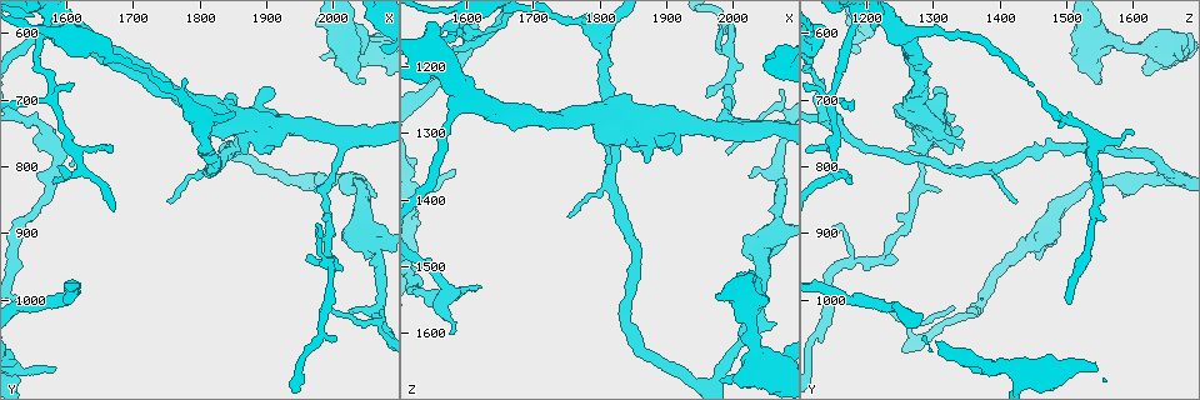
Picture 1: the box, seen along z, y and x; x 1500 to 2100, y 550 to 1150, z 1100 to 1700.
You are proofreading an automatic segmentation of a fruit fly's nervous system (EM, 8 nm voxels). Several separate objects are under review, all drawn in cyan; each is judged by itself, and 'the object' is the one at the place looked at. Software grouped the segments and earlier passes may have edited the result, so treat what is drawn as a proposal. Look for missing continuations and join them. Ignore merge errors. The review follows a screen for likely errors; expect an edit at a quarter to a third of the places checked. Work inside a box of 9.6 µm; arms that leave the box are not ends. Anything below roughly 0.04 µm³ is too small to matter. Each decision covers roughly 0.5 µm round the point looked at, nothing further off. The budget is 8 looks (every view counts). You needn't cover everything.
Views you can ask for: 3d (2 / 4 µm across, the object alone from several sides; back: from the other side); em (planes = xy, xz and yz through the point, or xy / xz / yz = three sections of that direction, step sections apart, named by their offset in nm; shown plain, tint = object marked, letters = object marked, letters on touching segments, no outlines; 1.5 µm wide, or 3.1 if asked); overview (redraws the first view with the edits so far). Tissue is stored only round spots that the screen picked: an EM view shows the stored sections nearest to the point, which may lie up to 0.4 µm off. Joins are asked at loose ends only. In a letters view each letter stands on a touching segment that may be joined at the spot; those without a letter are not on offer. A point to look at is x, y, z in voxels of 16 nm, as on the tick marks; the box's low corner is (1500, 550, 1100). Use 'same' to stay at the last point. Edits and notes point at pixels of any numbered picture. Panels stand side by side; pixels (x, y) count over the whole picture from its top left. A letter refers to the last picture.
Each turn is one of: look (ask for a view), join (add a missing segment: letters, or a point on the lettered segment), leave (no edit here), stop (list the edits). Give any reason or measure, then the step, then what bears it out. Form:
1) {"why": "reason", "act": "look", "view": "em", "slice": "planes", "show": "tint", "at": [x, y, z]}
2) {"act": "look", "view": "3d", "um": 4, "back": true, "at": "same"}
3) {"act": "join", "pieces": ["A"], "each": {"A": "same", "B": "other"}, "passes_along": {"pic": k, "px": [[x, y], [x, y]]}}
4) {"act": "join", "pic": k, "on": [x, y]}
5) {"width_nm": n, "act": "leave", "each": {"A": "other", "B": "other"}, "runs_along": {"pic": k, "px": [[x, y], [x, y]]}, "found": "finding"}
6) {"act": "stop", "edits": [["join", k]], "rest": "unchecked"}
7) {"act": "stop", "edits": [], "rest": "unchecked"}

{"why": "branch stops here", "act": "look", "view": "em", "slice": "planes", "show": "letters", "at": [2060, 850, 1585]}

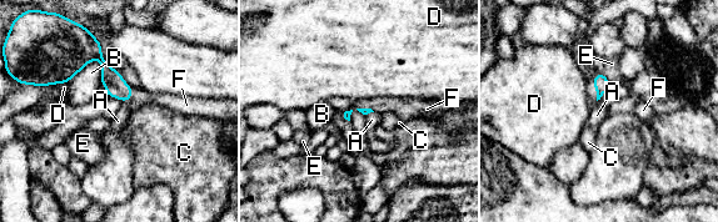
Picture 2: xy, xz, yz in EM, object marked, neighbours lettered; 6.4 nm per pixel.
{"act": "join", "pieces": ["F"], "each": {"A": "other", "B": "other", "C": "other", "D": "other", "E": "other", "F": "same"}, "passes_along": {"pic": 2, "px": [[601, 82], [596, 89], [591, 90]]}, "found": "the neuron continues"}

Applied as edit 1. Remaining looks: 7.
{"why": "see it whole again", "act": "look", "view": "overview"}

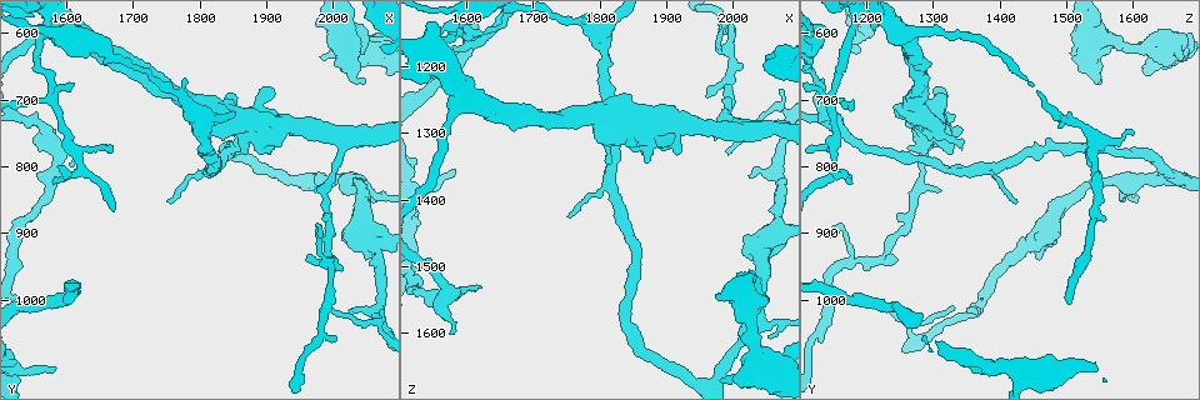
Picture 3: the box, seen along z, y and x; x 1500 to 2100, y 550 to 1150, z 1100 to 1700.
{"why": "branch stops here", "act": "look", "view": "3d", "um": 2, "at": [2070, 1020, 1235]}

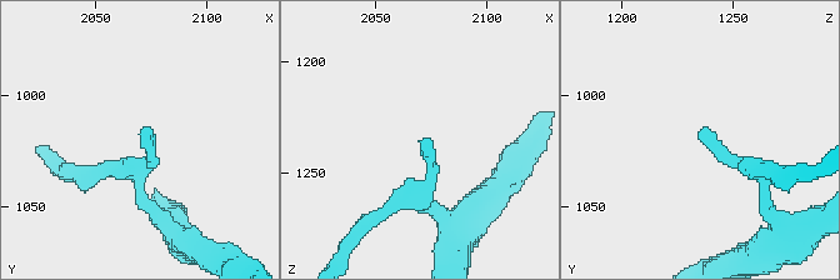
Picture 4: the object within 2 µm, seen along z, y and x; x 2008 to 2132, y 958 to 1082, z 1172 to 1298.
{"why": "need the tissue", "act": "look", "view": "em", "slice": "yz", "step": 4, "show": "letters", "at": [2071, 1016, 1237]}

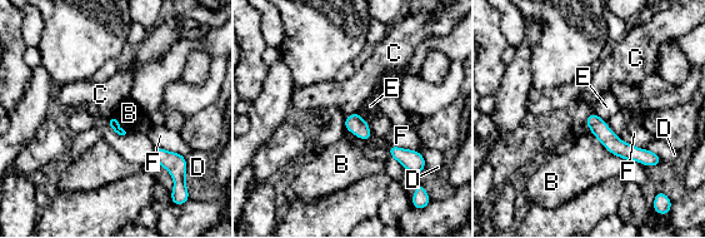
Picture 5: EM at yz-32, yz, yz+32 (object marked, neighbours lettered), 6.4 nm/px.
{"why": "cut it another way", "act": "look", "view": "em", "slice": "planes", "show": "letters", "at": "same"}

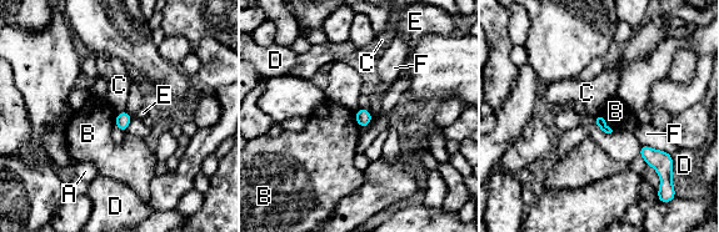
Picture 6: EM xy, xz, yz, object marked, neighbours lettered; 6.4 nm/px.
{"act": "join", "pieces": ["C"], "each": {"A": "other", "B": "other", "C": "same", "D": "other", "E": "other", "F": "other"}, "found": "it goes on there"}

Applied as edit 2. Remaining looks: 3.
{"why": "see it whole again", "act": "look", "view": "overview"}

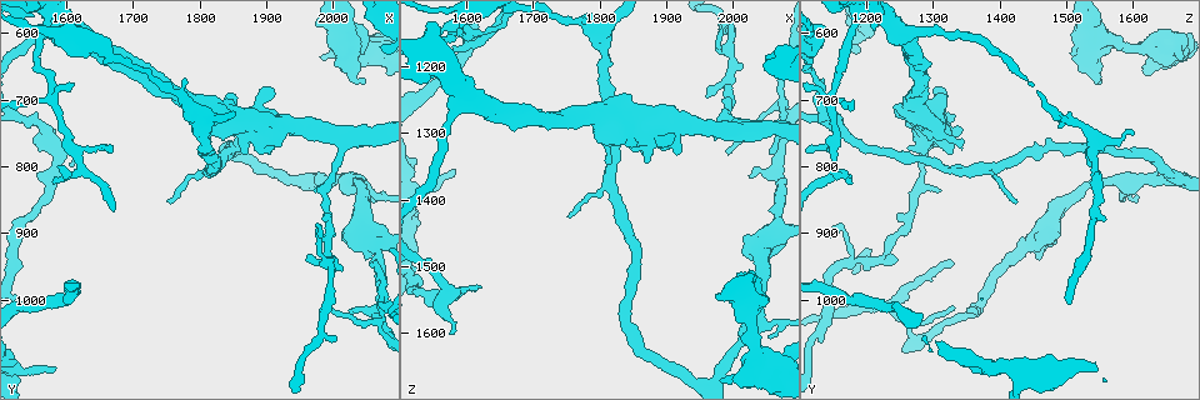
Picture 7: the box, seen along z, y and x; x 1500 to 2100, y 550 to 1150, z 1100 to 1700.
{"why": "branch stops here", "act": "look", "view": "em", "slice": "yz", "step": 8, "show": "tint", "at": [1585, 1100, 1360]}

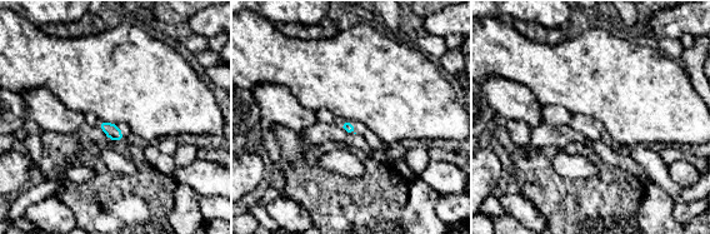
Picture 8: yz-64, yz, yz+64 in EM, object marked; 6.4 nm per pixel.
{"act": "look", "view": "em", "slice": "planes", "show": "letters", "at": "same"}

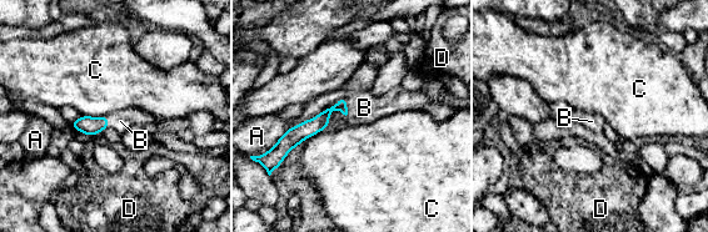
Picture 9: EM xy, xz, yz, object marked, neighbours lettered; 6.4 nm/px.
{"act": "join", "pieces": ["B"], "each": {"A": "other", "B": "same", "C": "other", "D": "other"}, "found": "the neuron continues"}

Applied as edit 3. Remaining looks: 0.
{"act": "stop", "edits": [["join", 2], ["join", 6], ["join", 9]], "rest": "unchecked"}

